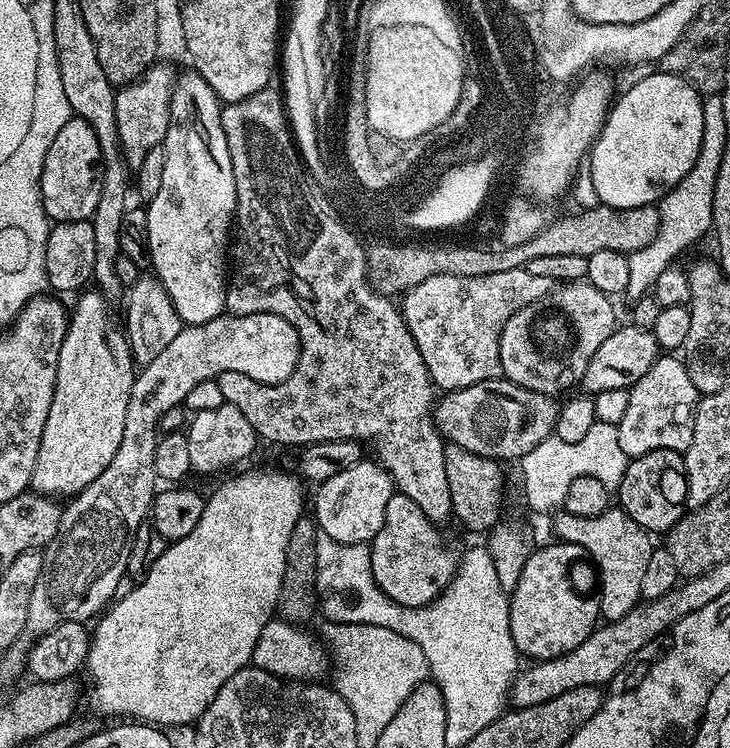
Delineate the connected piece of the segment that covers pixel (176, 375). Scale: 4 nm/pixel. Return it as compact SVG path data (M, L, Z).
M225 314L205 324L181 327L178 338L174 338L174 342L170 342L170 346L166 346L166 350L162 350L158 358L147 361L137 371L136 381L130 390L130 406L126 406L126 426L122 430L122 446L118 446L118 454L110 458L110 466L106 466L106 470L102 470L102 474L98 474L98 478L94 478L90 486L71 497L69 504L72 505L65 507L60 513L58 534L54 534L52 541L43 549L42 574L38 574L38 582L34 582L34 591L30 593L27 631L32 632L33 637L56 628L63 620L91 621L97 614L103 613L117 595L116 587L119 586L120 579L125 579L128 571L132 539L138 526L149 519L152 498L158 491L154 462L160 416L166 410L181 407L186 394L190 394L190 390L194 390L198 382L214 380L224 372L242 374L263 384L281 384L283 380L290 378L290 374L294 374L299 357L298 330L294 330L294 326L286 322L286 318L278 318L278 314Z

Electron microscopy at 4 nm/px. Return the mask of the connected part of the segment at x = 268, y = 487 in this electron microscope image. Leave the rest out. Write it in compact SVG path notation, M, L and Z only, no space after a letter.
M244 472L241 476L234 476L225 484L218 485L213 490L212 497L209 495L205 499L202 518L198 518L198 526L194 526L194 530L190 530L190 534L186 534L186 538L171 541L165 547L162 558L158 558L158 562L154 562L154 566L150 566L148 573L139 577L133 583L136 585L124 597L121 595L95 621L96 629L93 627L90 632L86 672L88 670L88 680L92 683L92 689L89 690L88 696L92 699L93 706L102 715L116 716L112 718L127 718L132 722L143 722L153 726L163 726L168 730L180 728L183 724L195 725L206 710L206 706L210 706L210 702L214 702L214 694L218 694L218 690L222 690L226 678L238 674L238 670L252 664L252 655L254 646L258 642L258 634L262 634L262 630L273 620L276 612L278 590L282 590L282 574L286 570L286 546L290 546L290 534L294 534L294 526L305 511L304 492L300 489L301 481L295 475L293 476L288 472Z

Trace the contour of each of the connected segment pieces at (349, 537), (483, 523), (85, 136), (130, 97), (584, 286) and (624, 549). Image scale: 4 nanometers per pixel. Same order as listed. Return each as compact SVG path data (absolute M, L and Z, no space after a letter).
M365 458L354 466L346 466L334 474L334 478L326 478L315 489L316 512L314 519L317 529L323 535L334 538L334 542L346 542L347 544L368 544L382 530L382 522L386 518L386 505L394 495L392 476L375 459Z
M448 444L444 449L446 482L450 485L450 502L453 517L461 520L472 532L487 533L501 523L500 503L504 500L504 472L497 461L488 456L474 454L457 444Z
M68 120L66 126L58 130L54 142L50 142L50 150L46 150L46 162L42 162L40 193L49 221L91 220L98 206L98 194L102 194L101 171L100 147L94 130L85 120Z
M157 62L148 68L134 82L123 85L117 91L116 105L114 106L114 118L118 126L118 138L120 139L120 155L129 169L135 170L142 166L146 154L154 150L154 146L164 143L166 130L170 122L170 98L172 97L172 85L176 82L177 69L170 65Z
M587 282L560 284L553 287L538 302L530 302L518 314L506 322L500 339L500 370L503 379L514 382L526 390L534 390L538 394L546 394L553 398L559 397L559 392L567 393L583 381L586 366L590 366L590 358L594 358L598 346L610 338L610 334L618 327L616 308L605 292L599 292L594 285Z
M609 506L605 512L594 518L578 518L566 511L561 511L556 517L555 539L565 544L582 546L584 556L592 559L600 571L598 599L601 617L610 621L630 614L630 610L634 610L641 603L642 574L650 563L650 554L654 547L653 537L619 506Z

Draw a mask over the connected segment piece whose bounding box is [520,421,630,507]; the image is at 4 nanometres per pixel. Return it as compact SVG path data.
M596 421L581 442L563 442L553 434L521 457L520 468L528 468L528 478L532 482L540 482L540 476L544 476L548 490L552 478L552 498L548 498L546 504L552 502L559 507L564 503L567 488L580 477L594 477L609 490L619 489L630 458L619 445L617 430L618 426L615 424Z

